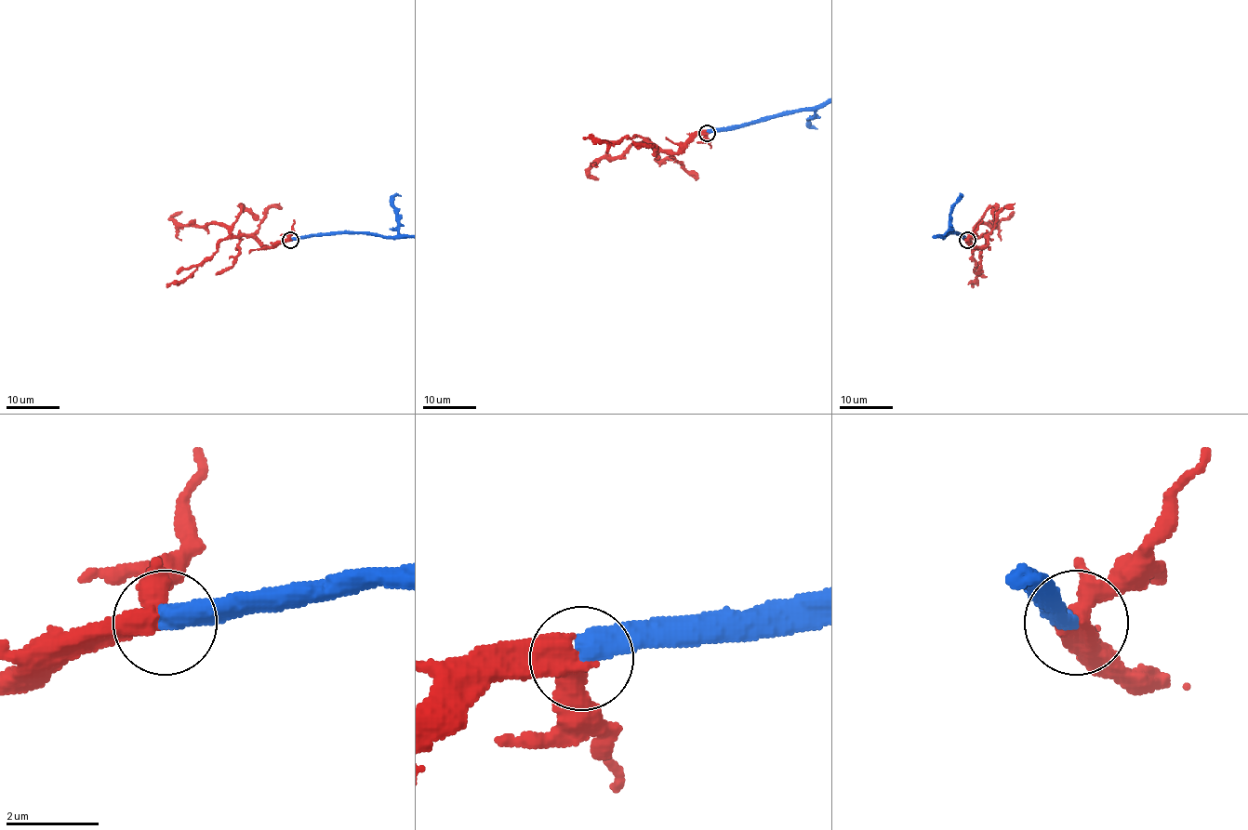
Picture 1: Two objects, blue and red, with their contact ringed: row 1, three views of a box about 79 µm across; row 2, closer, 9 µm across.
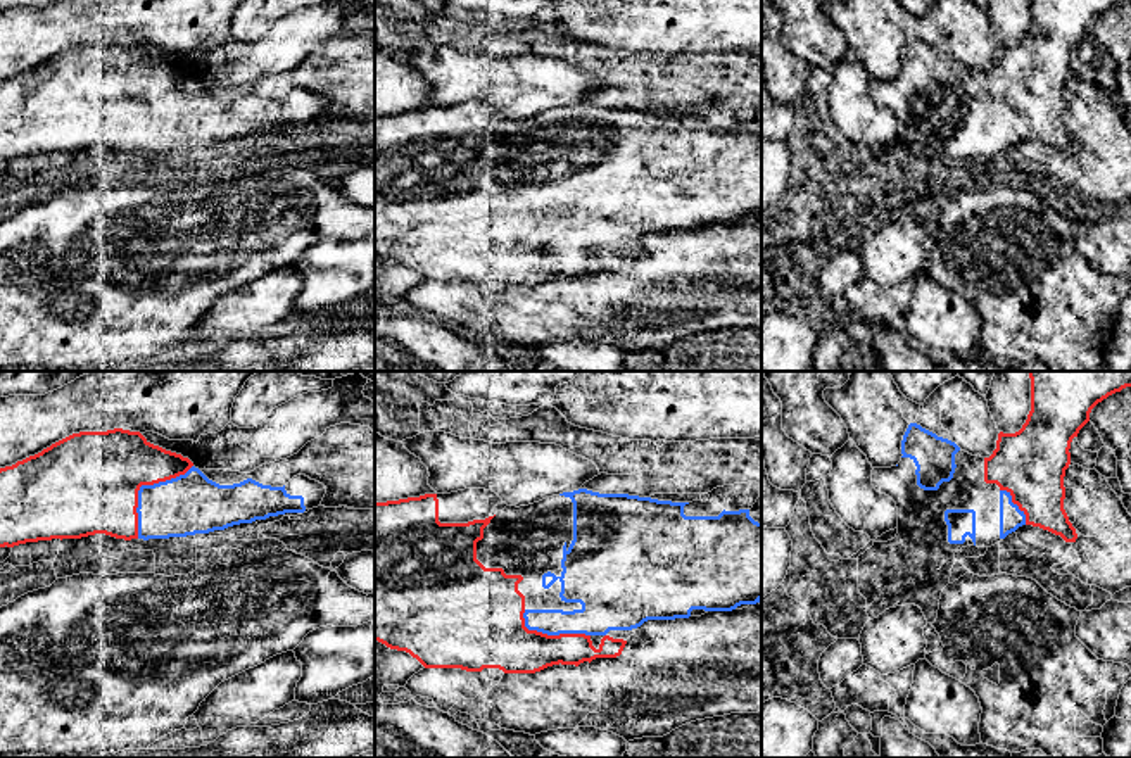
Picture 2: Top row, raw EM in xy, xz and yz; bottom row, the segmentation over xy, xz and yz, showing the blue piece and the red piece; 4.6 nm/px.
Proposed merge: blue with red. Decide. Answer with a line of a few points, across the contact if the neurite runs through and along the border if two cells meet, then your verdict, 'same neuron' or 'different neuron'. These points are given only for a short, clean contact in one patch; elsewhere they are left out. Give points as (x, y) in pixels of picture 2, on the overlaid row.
same neuron

